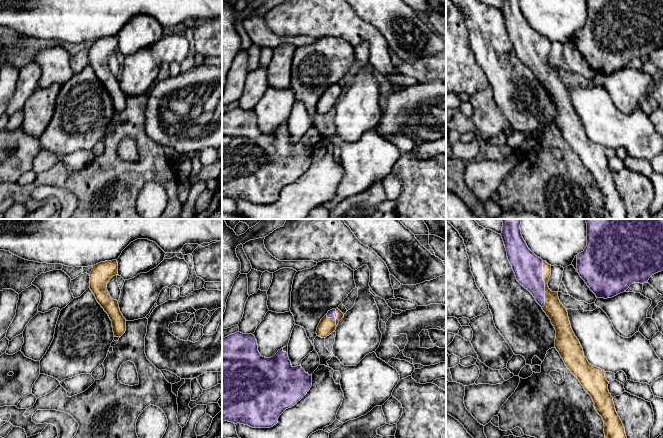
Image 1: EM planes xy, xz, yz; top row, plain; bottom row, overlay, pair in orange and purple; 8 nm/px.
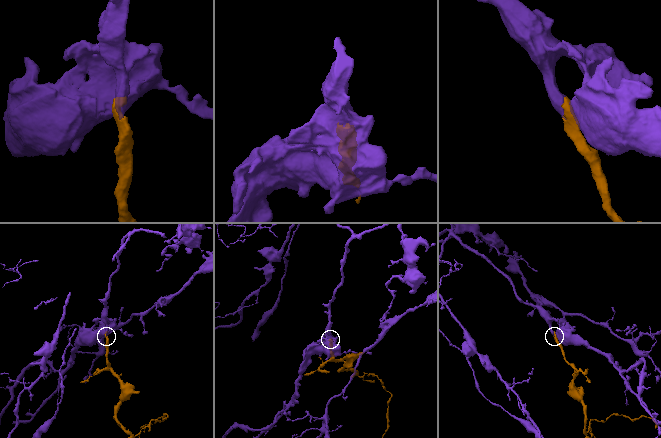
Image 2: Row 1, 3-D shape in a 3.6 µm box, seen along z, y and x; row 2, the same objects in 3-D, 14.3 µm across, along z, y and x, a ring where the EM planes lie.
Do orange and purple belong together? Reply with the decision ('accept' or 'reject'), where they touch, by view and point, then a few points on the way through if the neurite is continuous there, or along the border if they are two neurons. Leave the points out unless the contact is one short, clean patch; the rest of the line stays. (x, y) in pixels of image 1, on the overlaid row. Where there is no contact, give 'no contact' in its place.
accept; meets orange in yz at (545, 284); runs through yz (554, 309), (545, 297), (545, 284), (528, 268)

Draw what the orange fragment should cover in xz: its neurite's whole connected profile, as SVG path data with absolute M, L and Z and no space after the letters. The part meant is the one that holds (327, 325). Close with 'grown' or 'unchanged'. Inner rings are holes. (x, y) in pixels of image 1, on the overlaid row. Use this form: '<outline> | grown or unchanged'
M332 309L321 319L316 334L321 338L326 338L336 330L339 321L344 317L344 314L338 309Z | grown

